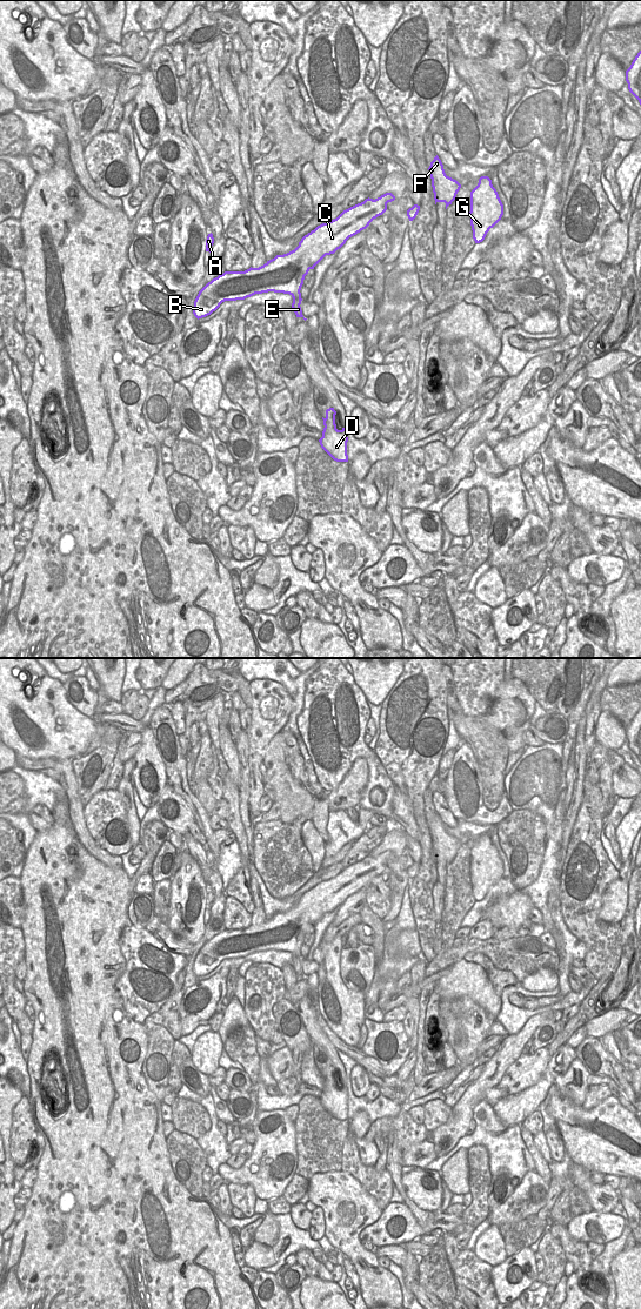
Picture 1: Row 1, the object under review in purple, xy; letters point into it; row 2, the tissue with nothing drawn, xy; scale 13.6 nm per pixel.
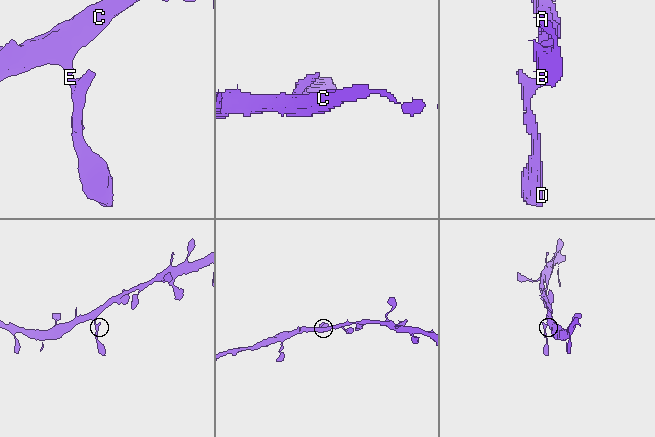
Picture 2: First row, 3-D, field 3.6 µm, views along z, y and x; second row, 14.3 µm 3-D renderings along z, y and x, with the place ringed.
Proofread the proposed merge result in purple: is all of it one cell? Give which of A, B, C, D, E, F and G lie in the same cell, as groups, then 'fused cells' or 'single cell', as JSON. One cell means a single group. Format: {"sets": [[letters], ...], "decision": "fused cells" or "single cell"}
{"sets": [["A", "B", "C", "D", "E", "F", "G"]], "decision": "single cell"}

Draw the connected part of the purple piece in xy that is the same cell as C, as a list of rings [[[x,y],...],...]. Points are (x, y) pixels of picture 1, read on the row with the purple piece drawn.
[[[386,193],[375,200],[368,197],[363,202],[343,210],[336,219],[318,226],[301,239],[294,250],[283,255],[276,255],[259,268],[251,267],[245,271],[225,271],[208,282],[199,291],[193,307],[194,316],[198,320],[206,317],[215,311],[225,301],[245,300],[255,294],[274,291],[289,294],[293,297],[292,308],[296,317],[302,317],[306,321],[307,318],[303,317],[300,307],[302,301],[300,290],[305,276],[311,269],[314,269],[326,255],[334,254],[349,237],[366,229],[374,219],[387,210],[387,203],[394,200],[395,196],[392,193]]]

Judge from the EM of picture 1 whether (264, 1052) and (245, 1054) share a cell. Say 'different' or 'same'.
different

